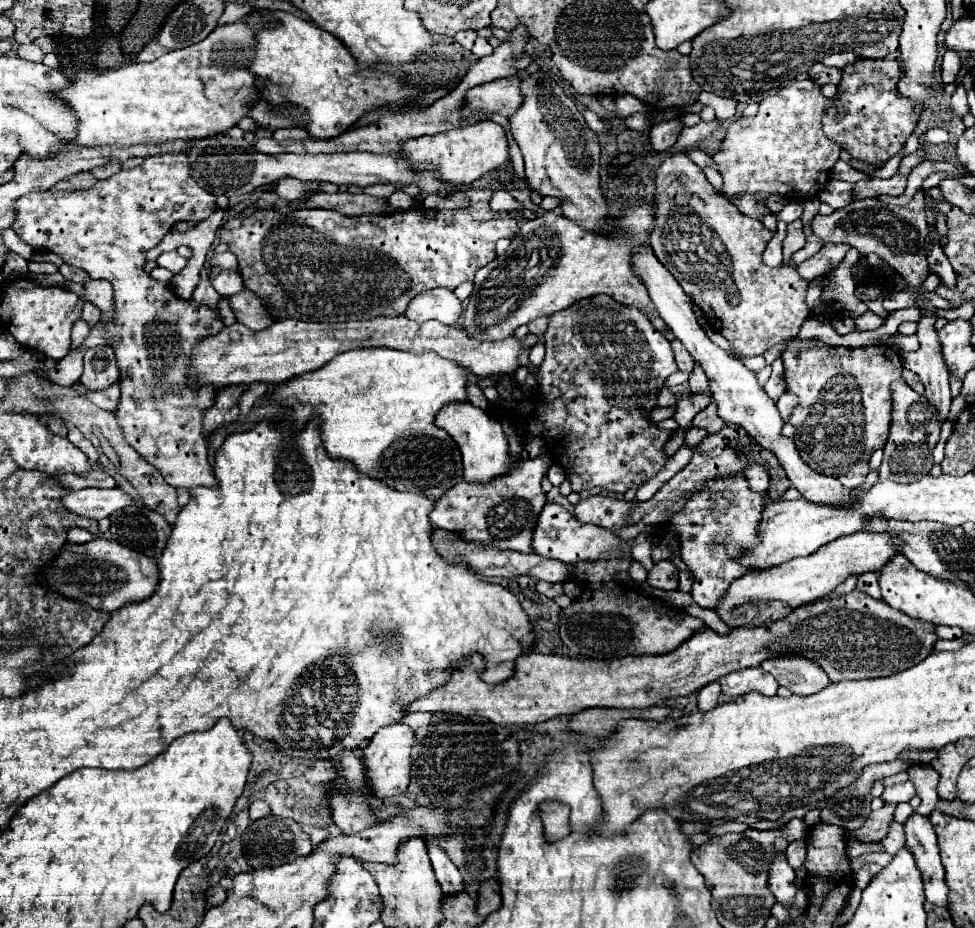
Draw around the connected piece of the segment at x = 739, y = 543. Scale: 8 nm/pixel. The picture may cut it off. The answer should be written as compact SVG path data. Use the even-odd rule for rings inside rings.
M735 473L709 479L701 489L687 493L683 507L675 511L665 523L665 529L673 531L679 539L679 555L683 563L699 581L699 587L693 587L691 591L697 605L713 609L715 601L719 599L719 595L723 595L729 583L749 571L749 567L743 567L727 555L727 547L733 545L741 551L751 551L761 543L759 525L763 517L763 505L763 495L751 491L747 477Z

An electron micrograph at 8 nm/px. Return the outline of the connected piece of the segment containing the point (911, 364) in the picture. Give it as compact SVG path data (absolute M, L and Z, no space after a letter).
M927 313L921 315L917 321L917 337L919 337L919 351L915 353L905 353L903 355L903 365L905 369L911 369L917 373L925 385L927 399L935 403L935 409L939 415L949 413L951 405L951 393L949 393L949 371L941 355L941 345L939 345L939 333L935 329L937 315Z

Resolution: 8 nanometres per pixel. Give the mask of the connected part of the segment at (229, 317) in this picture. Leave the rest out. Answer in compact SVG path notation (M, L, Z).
M221 297L218 310L221 319L223 319L223 325L233 325L235 323L235 317L233 317L233 311L229 305L229 297Z

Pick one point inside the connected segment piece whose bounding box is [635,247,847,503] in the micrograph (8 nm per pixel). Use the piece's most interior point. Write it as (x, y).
(735, 389)

